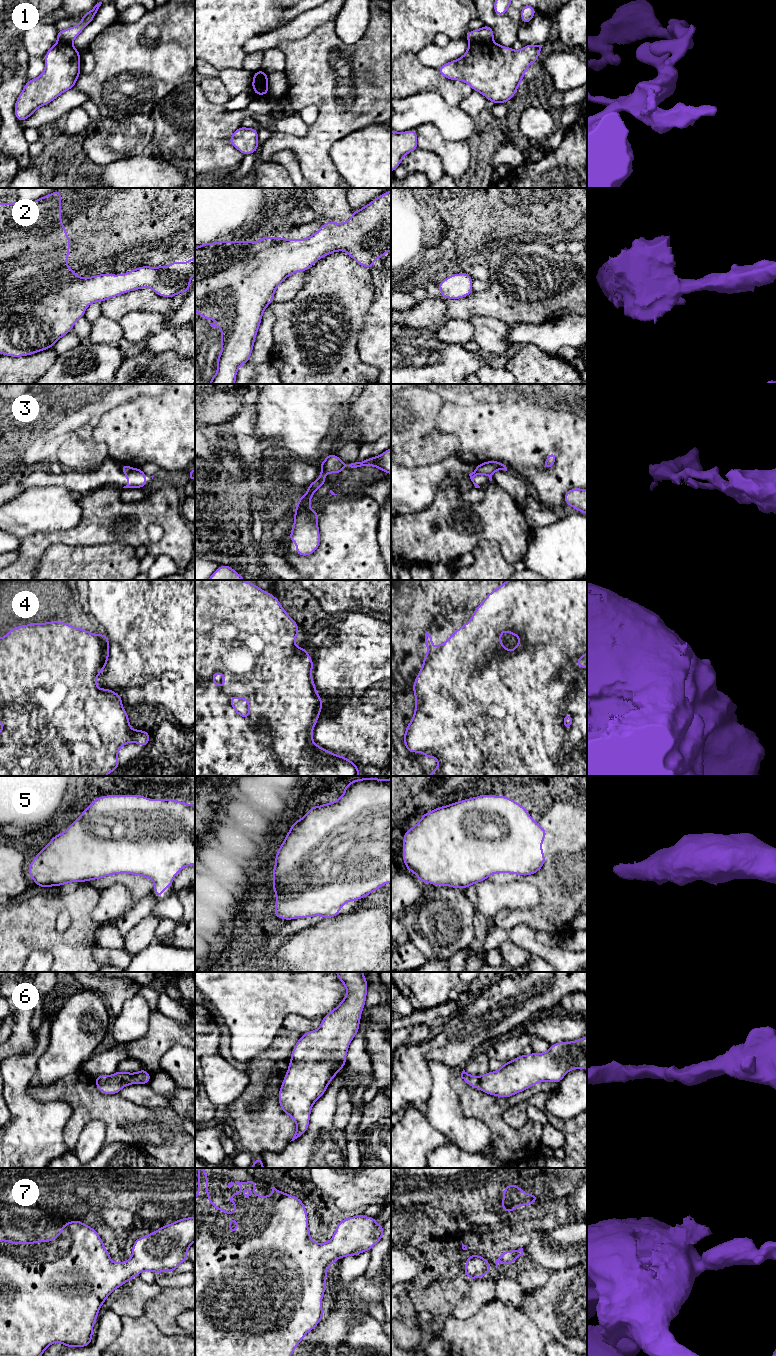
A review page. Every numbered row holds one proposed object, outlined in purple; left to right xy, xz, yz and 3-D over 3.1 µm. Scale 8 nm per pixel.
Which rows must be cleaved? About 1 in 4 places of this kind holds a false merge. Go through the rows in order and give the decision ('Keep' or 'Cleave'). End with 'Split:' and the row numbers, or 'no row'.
1: Cleave
2: Keep
3: Cleave
4: Keep
5: Keep
6: Keep
7: Keep
Split: 1, 3

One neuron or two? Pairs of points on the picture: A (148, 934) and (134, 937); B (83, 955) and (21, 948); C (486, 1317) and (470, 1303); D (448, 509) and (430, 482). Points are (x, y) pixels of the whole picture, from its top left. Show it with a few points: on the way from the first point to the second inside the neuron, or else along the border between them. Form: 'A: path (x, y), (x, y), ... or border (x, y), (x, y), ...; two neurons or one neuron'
A: path (145, 934), (137, 937); one neuron
B: path (68, 948), (60, 944), (36, 944); one neuron
C: border (495, 1298), (468, 1317), (456, 1317); two neurons
D: border (440, 486), (434, 500), (421, 510); two neurons

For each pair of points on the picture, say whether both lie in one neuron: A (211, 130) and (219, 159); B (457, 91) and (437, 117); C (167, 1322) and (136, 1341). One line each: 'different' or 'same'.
A: same
B: different
C: different

